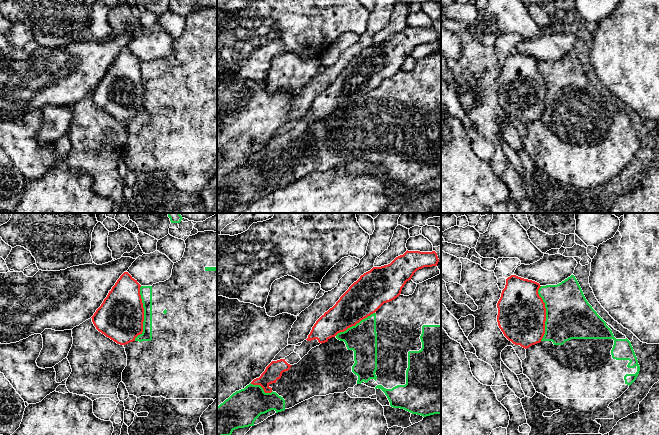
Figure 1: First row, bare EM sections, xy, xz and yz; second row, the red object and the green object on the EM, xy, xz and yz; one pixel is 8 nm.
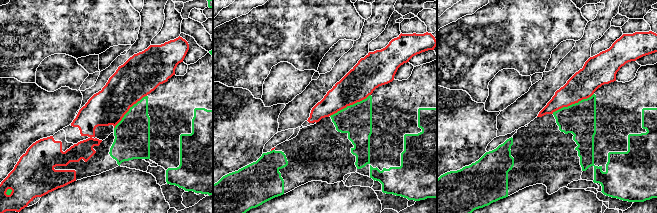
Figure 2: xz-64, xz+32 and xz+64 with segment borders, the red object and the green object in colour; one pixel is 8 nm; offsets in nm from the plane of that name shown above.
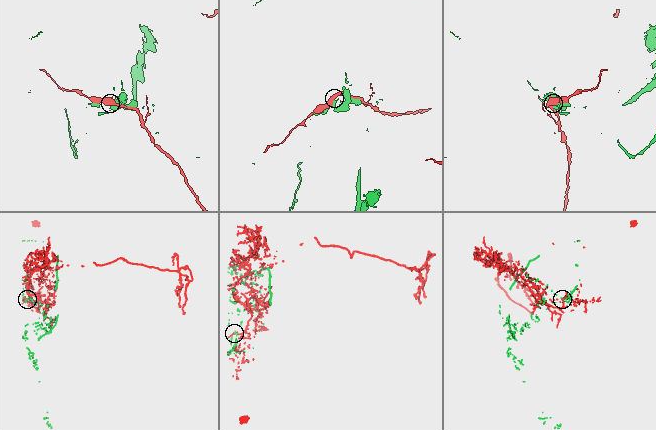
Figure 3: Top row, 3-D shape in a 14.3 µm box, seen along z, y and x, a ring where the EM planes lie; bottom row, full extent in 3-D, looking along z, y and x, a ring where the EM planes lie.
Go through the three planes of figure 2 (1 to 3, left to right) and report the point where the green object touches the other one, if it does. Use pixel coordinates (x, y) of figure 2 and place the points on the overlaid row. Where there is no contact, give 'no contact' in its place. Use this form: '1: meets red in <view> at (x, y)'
1: meets red in xz-64 at (128, 110)
2: meets red in xz+32 at (350, 104)
3: meets red in xz+64 at (572, 103)

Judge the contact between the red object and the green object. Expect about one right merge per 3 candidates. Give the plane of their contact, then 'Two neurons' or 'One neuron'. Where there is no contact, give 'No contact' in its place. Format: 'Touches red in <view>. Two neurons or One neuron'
Touches red in xy. Two neurons

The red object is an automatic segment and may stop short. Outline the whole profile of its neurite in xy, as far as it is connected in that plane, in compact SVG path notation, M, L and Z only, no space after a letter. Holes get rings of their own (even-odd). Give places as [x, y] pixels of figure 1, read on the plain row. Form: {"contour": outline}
{"contour": "M124 48L91 93L96 105L120 121L135 117L143 108L141 61Z"}

